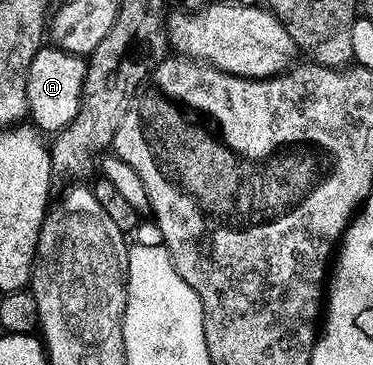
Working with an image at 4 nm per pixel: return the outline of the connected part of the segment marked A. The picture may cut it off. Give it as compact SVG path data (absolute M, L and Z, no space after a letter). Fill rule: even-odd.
M60 46L52 47L41 48L30 58L29 73L24 73L23 85L29 103L28 115L34 120L32 123L42 133L56 134L75 119L81 108L83 89L87 84L87 64L80 55L66 52Z

